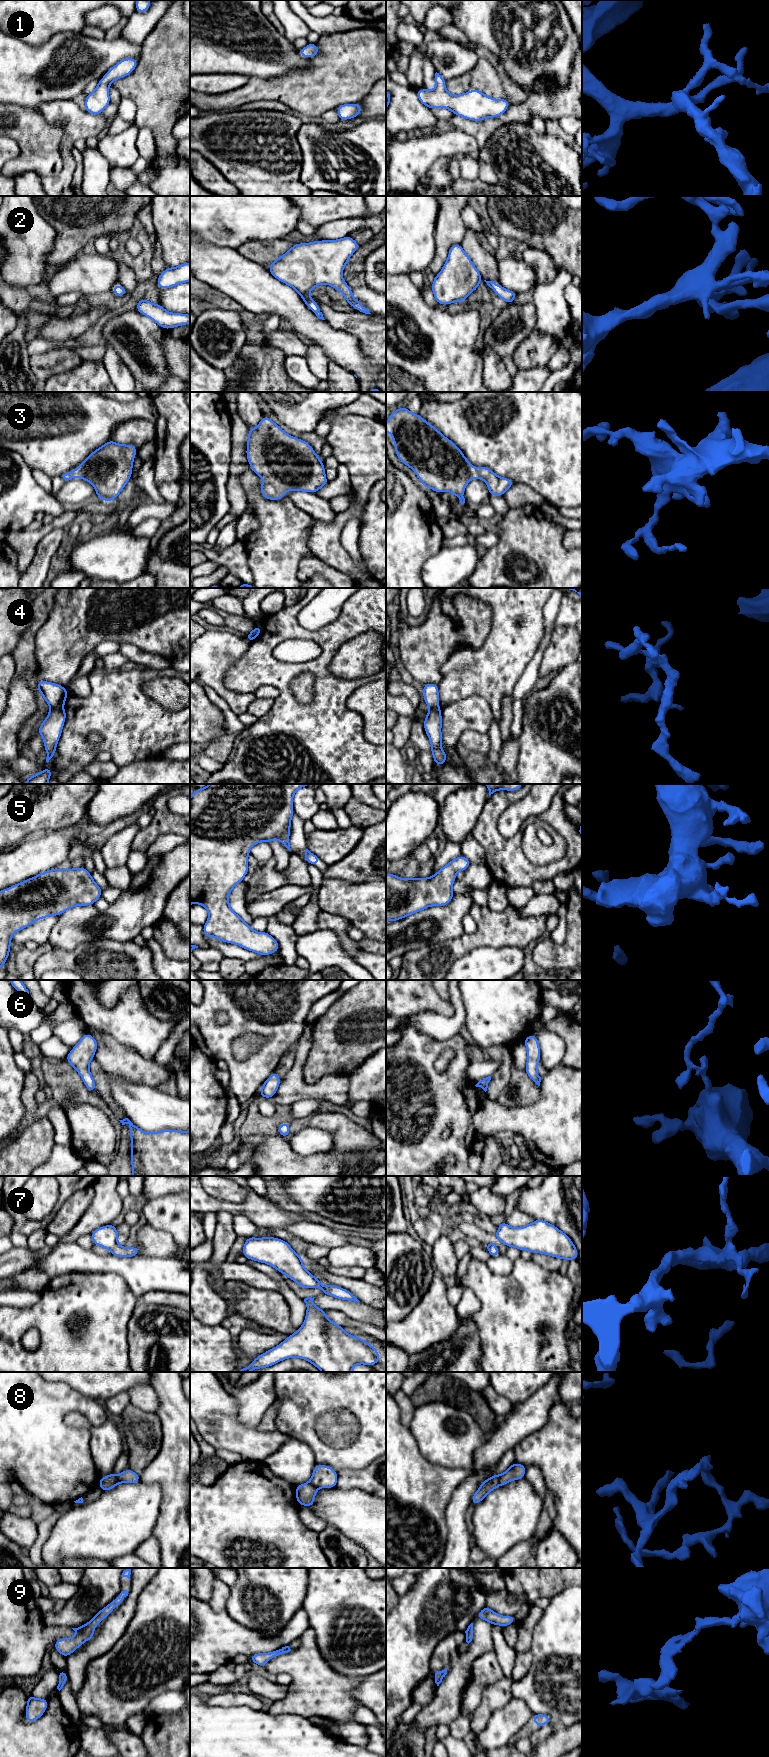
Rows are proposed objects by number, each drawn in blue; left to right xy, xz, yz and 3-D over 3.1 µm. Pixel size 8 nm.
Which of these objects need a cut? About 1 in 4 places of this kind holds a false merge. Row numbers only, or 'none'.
4

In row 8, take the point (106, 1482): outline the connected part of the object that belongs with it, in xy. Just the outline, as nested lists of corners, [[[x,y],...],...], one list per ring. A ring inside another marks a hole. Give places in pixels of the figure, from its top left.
[[[126,1469],[119,1475],[111,1473],[109,1475],[103,1476],[99,1480],[98,1487],[104,1492],[113,1489],[120,1483],[139,1483],[140,1481],[140,1475],[136,1474],[131,1469]]]

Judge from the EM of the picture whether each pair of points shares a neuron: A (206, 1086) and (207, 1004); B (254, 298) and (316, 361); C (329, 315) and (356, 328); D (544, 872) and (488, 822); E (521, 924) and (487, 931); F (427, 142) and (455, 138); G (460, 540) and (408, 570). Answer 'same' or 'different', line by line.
A: different
B: different
C: same
D: same
E: same
F: same
G: different

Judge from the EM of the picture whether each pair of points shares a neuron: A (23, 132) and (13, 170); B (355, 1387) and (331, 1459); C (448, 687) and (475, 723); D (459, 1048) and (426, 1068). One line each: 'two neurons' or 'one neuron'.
A: one neuron
B: one neuron
C: two neurons
D: one neuron

